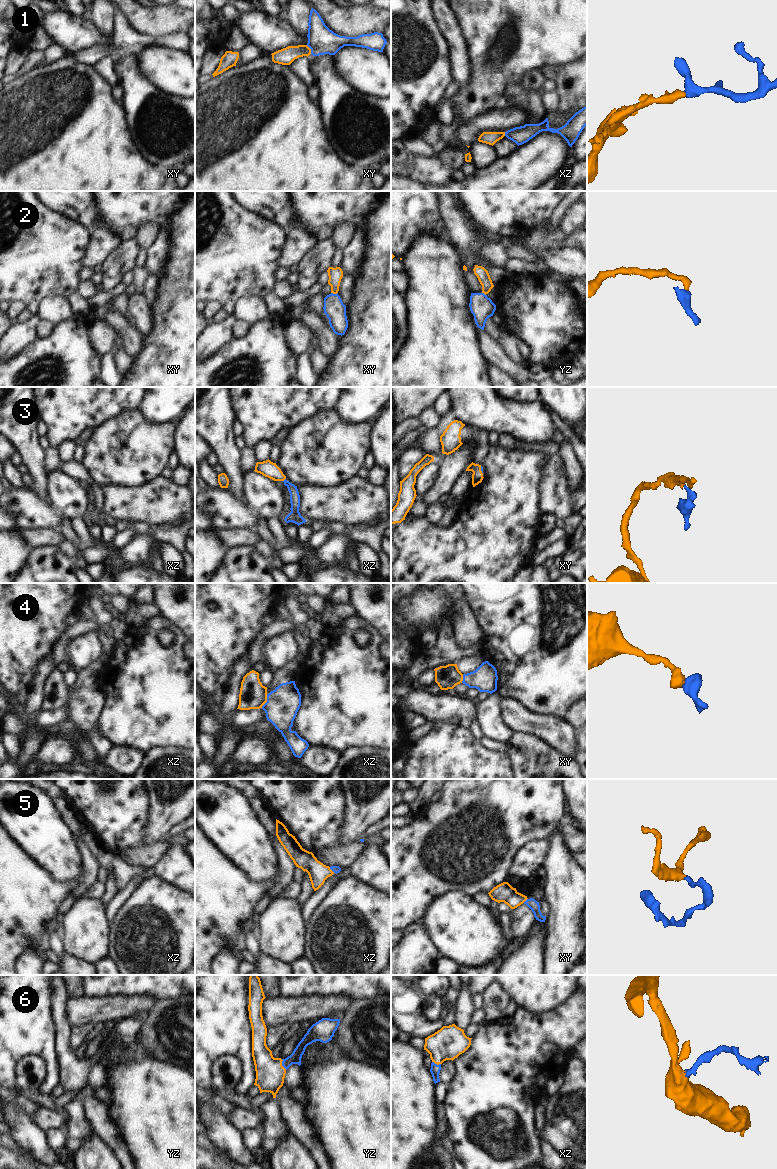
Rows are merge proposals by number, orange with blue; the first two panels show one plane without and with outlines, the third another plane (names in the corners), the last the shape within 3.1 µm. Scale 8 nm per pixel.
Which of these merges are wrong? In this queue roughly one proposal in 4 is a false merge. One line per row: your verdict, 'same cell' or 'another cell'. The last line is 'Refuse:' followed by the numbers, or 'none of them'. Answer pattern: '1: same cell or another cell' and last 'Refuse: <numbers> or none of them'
1: same cell
2: another cell
3: same cell
4: same cell
5: same cell
6: same cell
Refuse: 2

